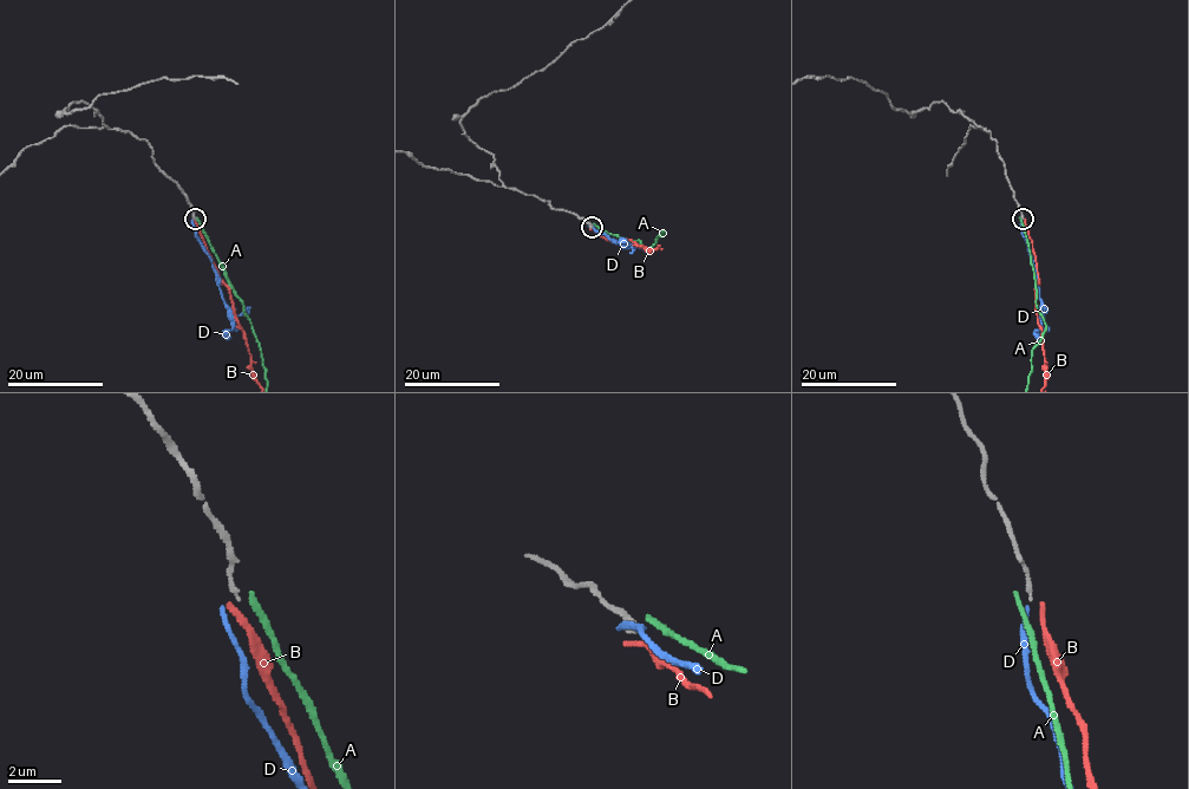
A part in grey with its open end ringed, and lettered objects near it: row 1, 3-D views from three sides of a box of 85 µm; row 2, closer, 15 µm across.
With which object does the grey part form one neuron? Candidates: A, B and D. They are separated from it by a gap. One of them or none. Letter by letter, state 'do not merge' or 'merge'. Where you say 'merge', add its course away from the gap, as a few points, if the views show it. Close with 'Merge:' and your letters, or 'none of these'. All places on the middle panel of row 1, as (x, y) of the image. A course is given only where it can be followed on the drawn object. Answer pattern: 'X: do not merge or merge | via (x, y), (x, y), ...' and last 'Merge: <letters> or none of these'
A: do not merge
B: do not merge
D: do not merge
Merge: none of these

